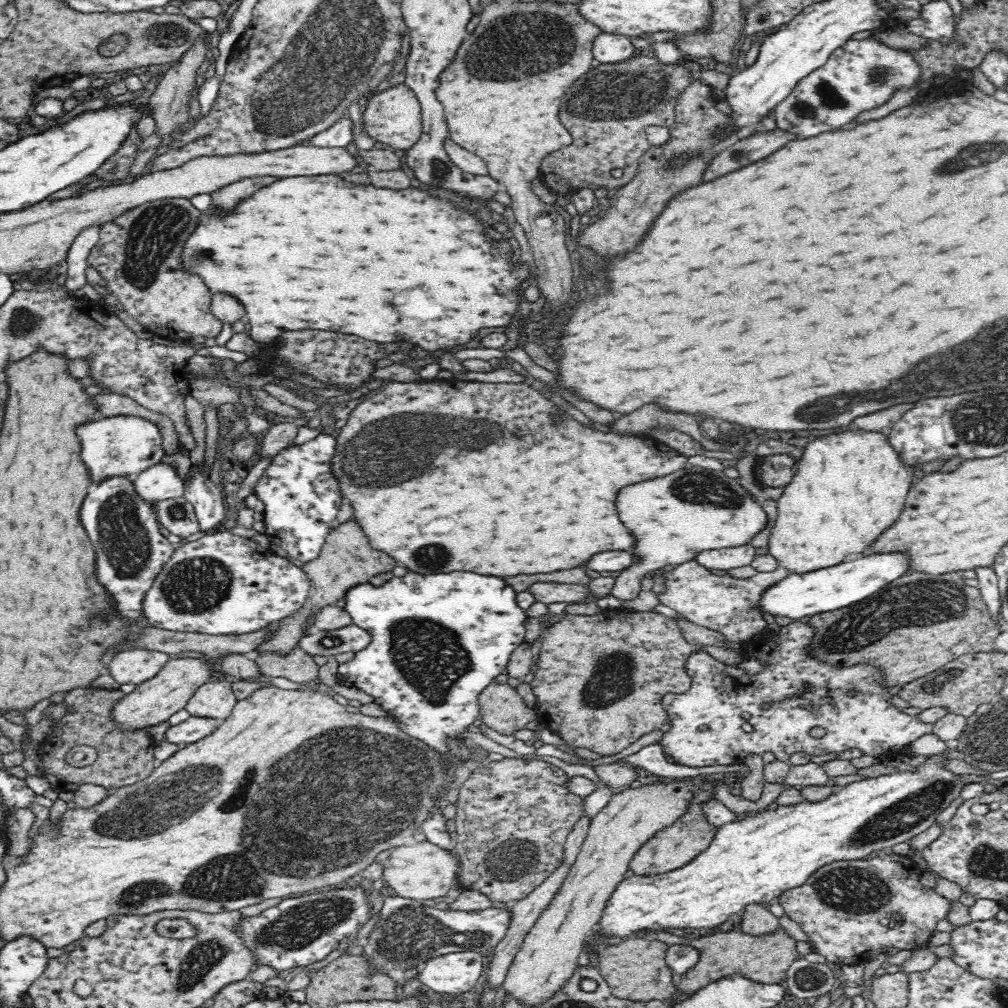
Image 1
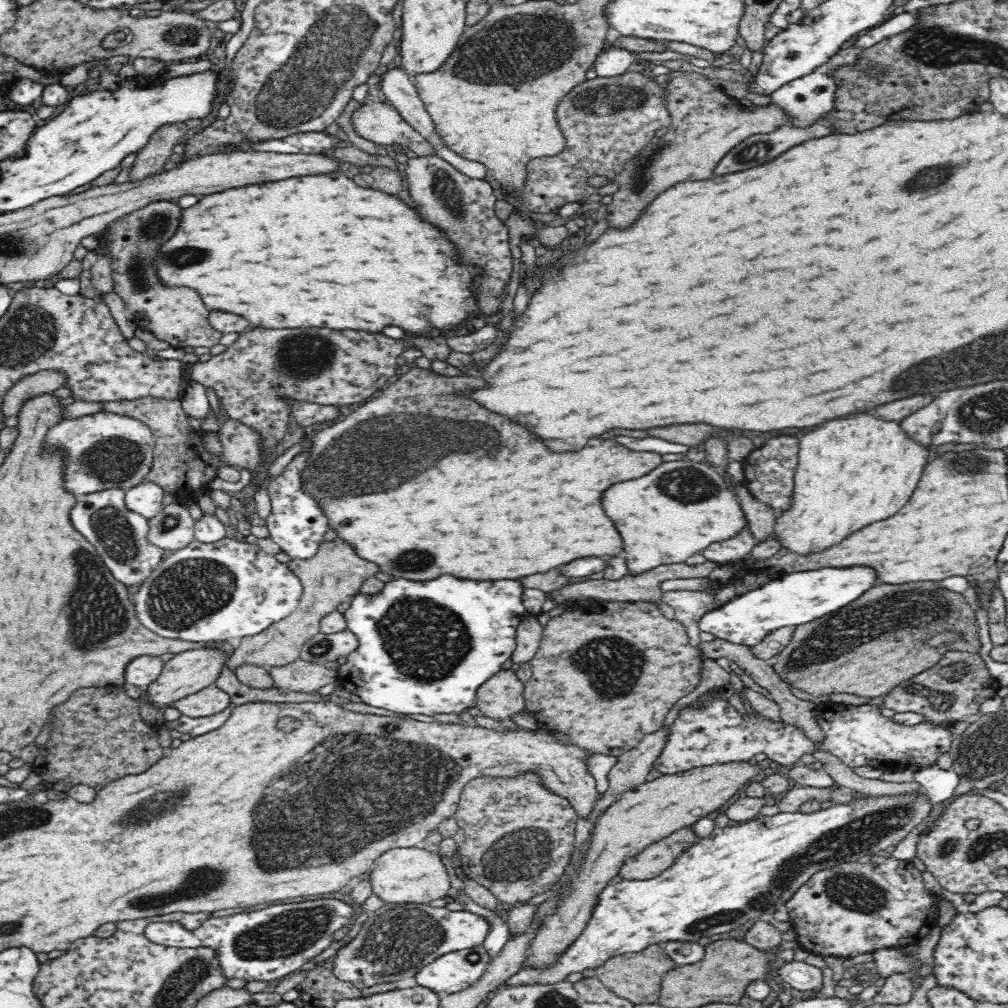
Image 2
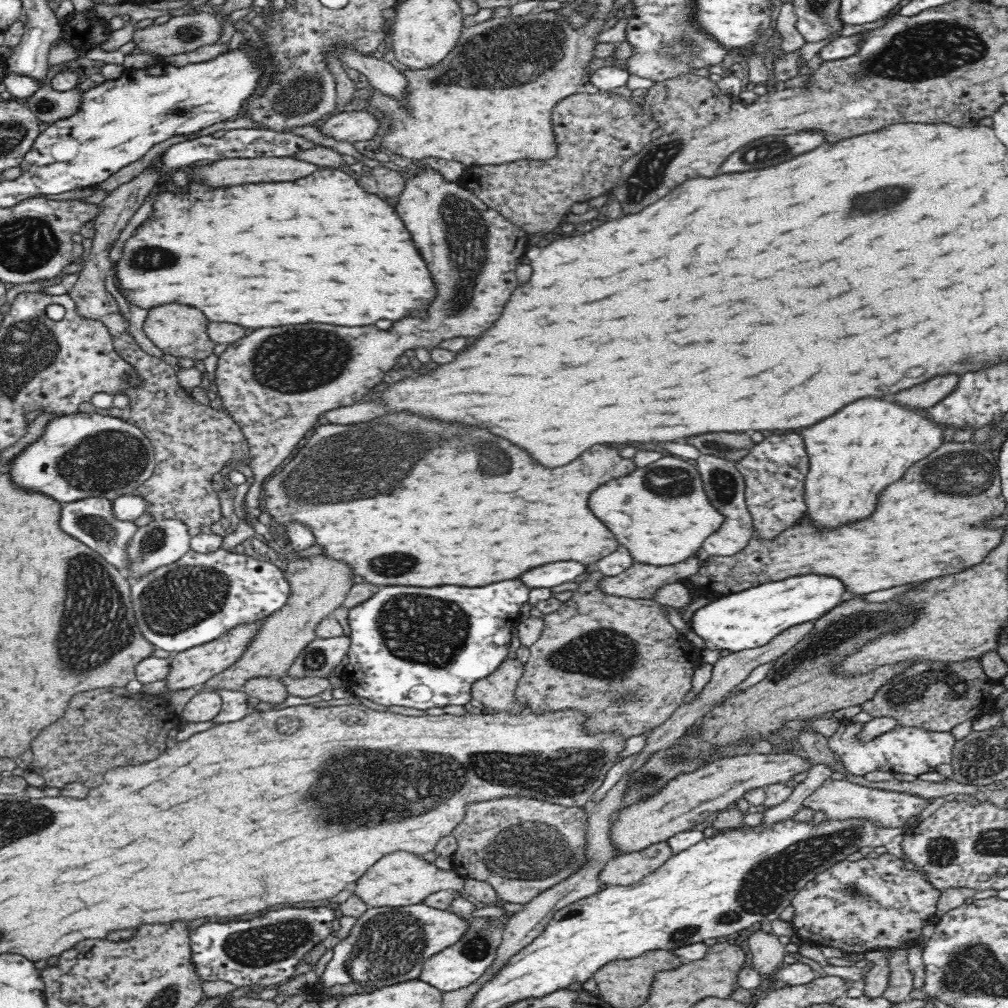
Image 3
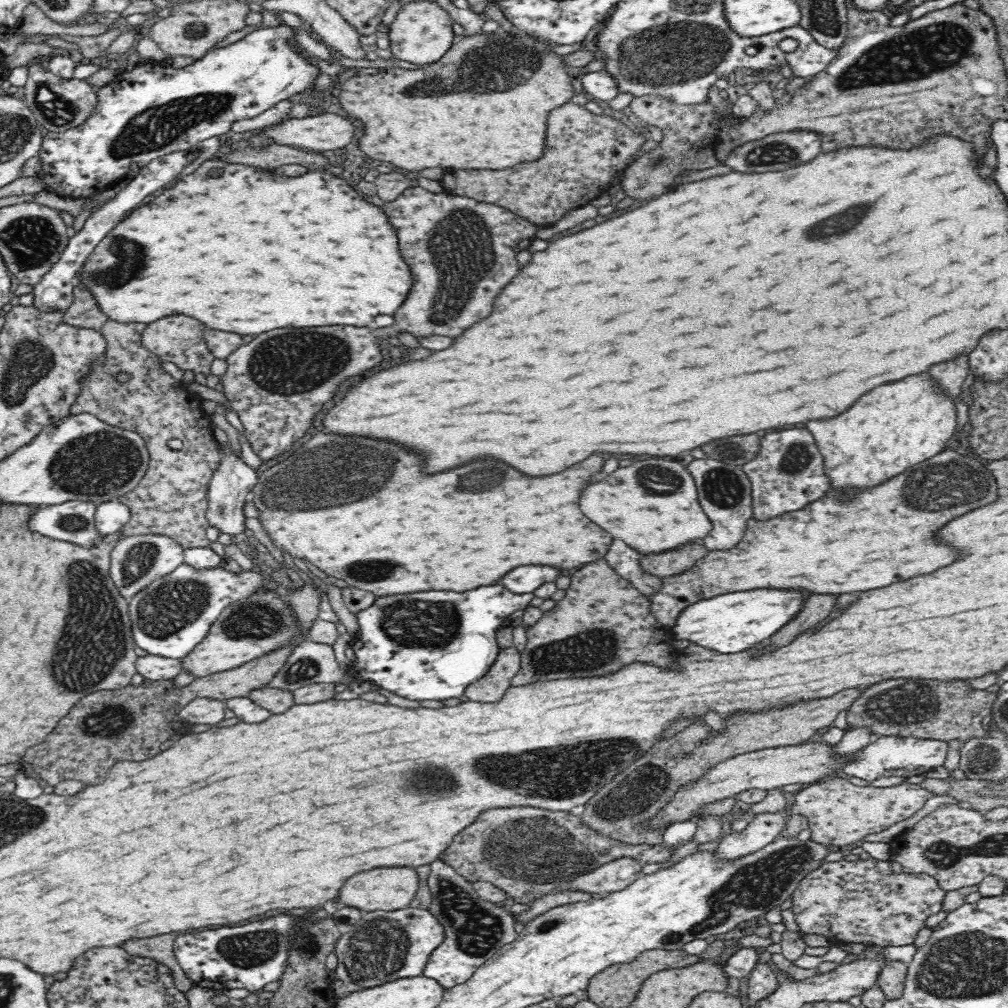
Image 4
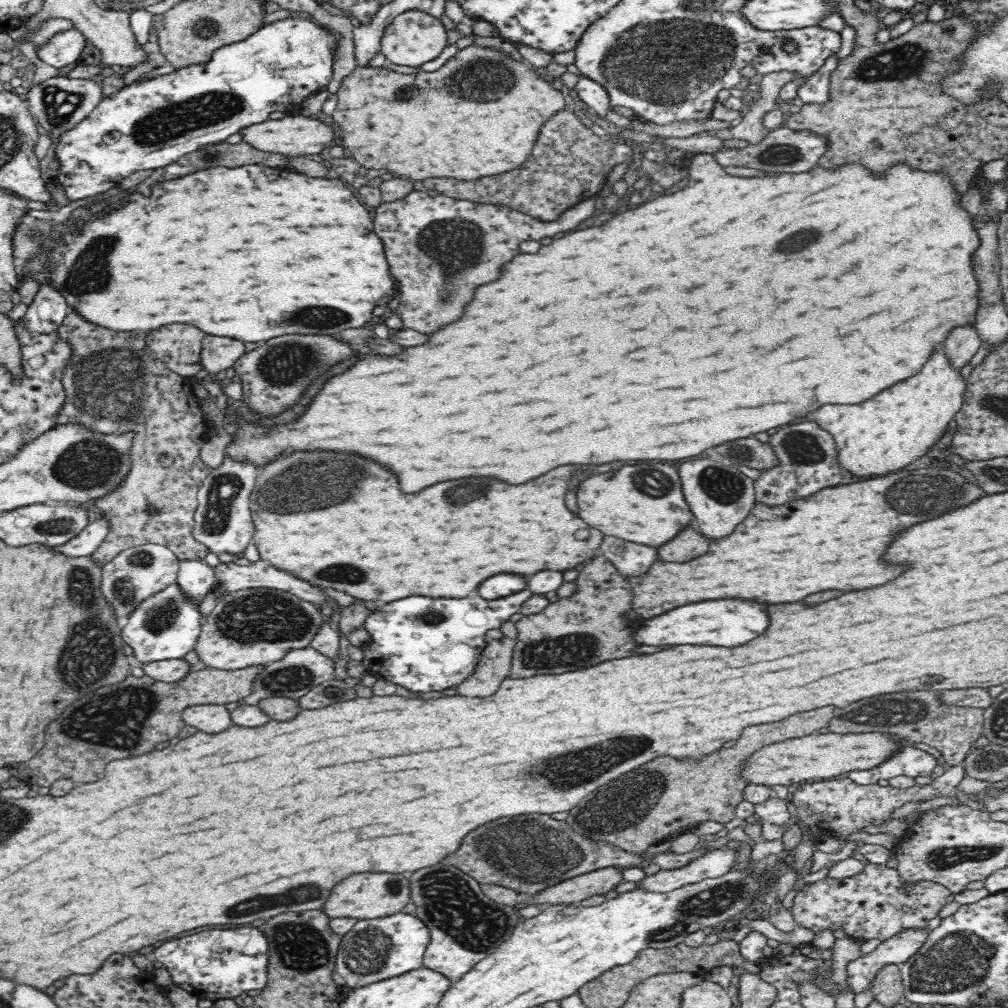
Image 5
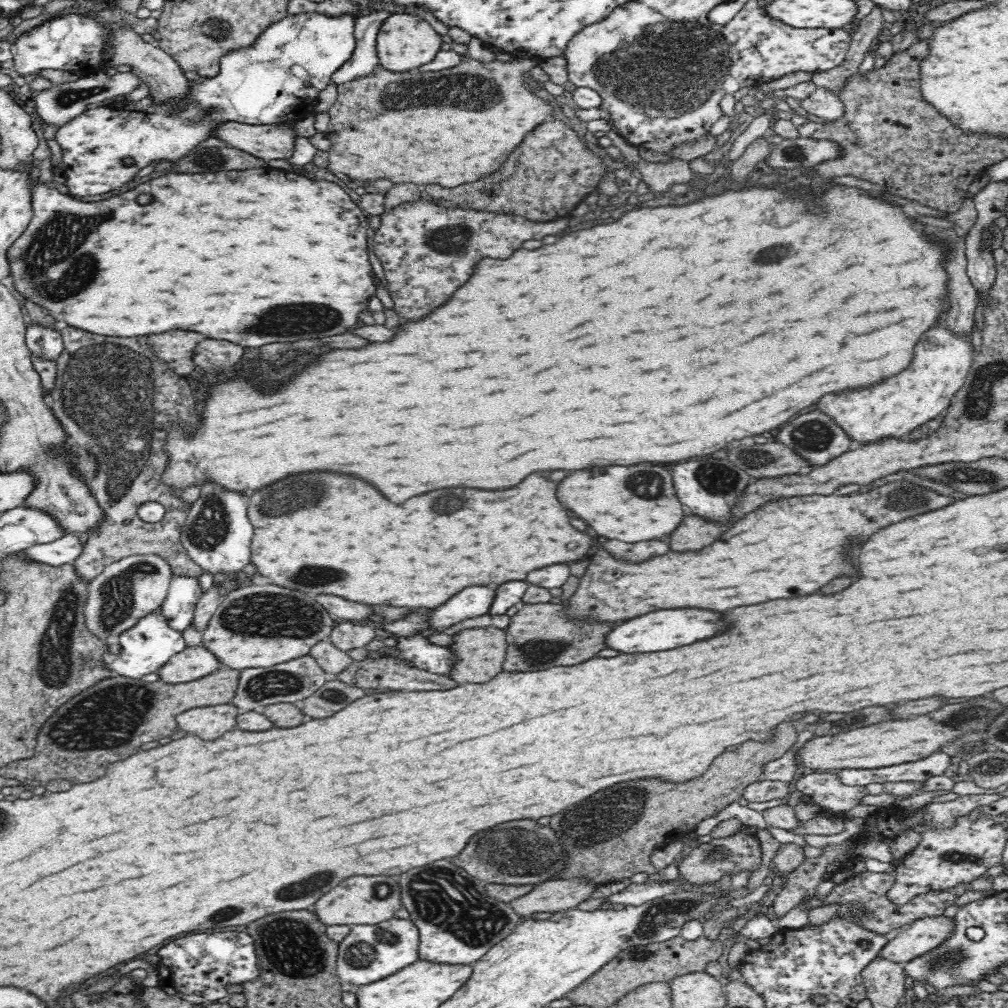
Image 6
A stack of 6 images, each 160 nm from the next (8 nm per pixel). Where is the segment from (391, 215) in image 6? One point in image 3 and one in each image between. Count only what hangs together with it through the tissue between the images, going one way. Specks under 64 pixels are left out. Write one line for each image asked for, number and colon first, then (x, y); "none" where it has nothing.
3: (275, 383)
4: (462, 252)
5: (440, 249)

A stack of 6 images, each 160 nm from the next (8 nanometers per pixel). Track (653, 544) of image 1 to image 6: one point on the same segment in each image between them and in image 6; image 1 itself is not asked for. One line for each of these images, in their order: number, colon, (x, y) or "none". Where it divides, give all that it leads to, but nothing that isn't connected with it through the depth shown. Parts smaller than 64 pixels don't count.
2: (660, 525)
3: (659, 529)
4: (650, 521)
5: (623, 504)
6: (630, 503)

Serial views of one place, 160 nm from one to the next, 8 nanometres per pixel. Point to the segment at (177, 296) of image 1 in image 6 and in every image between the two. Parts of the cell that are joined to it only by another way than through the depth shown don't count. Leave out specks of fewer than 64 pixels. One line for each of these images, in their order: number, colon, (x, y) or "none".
2: (176, 315)
3: (180, 331)
4: (178, 339)
5: (178, 345)
6: (176, 348)

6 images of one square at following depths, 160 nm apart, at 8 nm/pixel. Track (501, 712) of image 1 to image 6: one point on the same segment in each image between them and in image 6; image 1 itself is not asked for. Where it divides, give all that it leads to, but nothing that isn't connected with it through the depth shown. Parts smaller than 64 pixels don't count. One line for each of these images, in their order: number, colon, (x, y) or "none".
2: (501, 695)
3: (497, 692)
4: (491, 687)
5: (495, 659)
6: (478, 653)

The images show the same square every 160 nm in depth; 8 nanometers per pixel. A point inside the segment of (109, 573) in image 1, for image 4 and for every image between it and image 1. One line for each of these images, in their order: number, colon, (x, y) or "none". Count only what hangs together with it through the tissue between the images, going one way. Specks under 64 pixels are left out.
2: (119, 535)
3: (90, 520)
4: (73, 522)

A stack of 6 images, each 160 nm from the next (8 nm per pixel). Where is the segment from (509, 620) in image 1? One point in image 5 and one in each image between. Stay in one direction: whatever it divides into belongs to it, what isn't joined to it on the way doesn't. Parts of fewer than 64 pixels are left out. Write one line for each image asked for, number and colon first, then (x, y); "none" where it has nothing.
2: (423, 647)
3: (410, 647)
4: (417, 645)
5: (422, 644)

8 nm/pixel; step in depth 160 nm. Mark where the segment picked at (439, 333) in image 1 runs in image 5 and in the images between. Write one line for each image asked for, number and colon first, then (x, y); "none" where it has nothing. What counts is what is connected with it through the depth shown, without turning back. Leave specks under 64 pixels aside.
2: (318, 251)
3: (320, 249)
4: (243, 251)
5: (251, 253)

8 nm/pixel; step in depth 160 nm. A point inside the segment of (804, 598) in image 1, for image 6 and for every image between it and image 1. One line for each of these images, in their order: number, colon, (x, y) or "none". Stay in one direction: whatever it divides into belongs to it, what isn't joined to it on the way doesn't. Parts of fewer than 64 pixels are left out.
2: (797, 598)
3: (745, 620)
4: (730, 623)
5: (730, 623)
6: (668, 629)

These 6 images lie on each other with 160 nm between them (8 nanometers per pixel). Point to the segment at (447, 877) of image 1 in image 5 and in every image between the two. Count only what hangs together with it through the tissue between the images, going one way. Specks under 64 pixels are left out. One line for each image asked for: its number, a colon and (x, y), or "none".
2: (404, 875)
3: (400, 879)
4: (383, 889)
5: (370, 896)

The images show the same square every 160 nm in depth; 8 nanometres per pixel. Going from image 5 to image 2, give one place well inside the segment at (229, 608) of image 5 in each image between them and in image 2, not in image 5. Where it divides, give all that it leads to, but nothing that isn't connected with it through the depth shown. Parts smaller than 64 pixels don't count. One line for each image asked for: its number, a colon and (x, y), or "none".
2: (188, 672)
3: (192, 668)
4: (248, 629)

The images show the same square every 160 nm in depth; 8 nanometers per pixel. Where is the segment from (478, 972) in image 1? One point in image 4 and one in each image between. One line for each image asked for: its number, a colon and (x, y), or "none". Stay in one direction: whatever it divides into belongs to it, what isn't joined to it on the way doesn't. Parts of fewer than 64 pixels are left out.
2: (453, 971)
3: (459, 965)
4: (475, 929)

